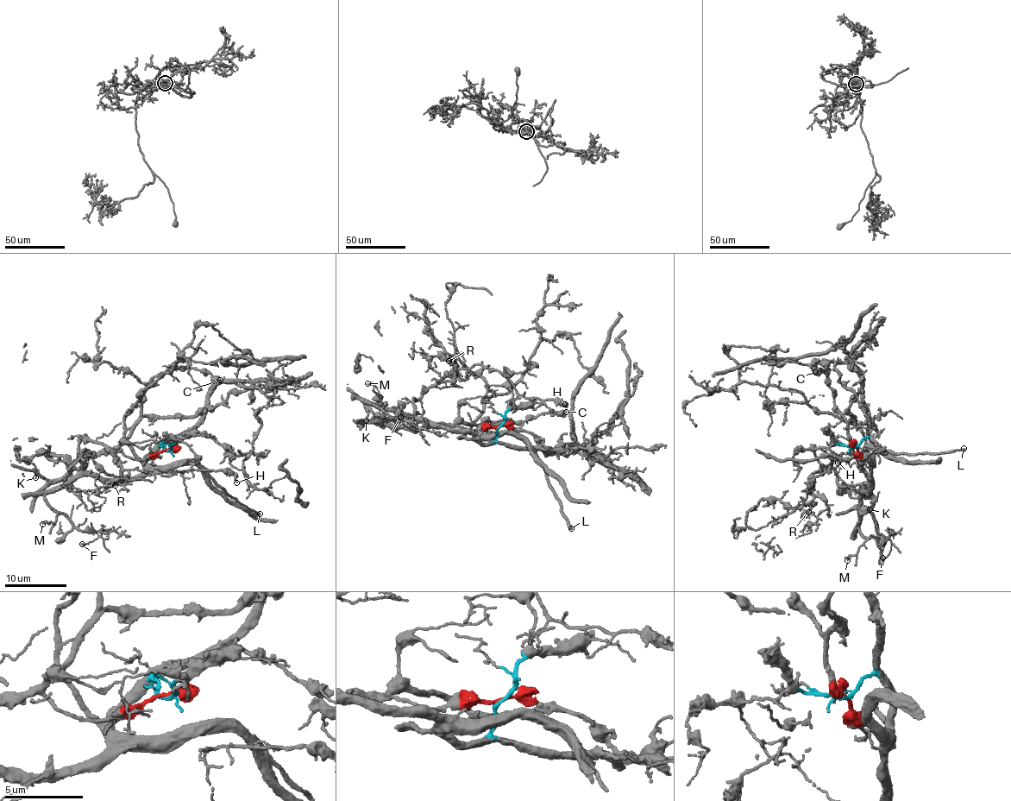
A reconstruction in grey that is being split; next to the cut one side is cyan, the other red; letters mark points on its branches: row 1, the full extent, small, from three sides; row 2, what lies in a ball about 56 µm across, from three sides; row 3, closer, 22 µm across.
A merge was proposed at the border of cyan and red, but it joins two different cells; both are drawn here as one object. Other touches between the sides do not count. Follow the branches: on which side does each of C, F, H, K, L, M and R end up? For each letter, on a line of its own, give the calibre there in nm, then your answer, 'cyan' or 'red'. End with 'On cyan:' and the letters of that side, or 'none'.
C: calibre 280 nm; red
F: calibre 110 nm; cyan
H: calibre 120 nm; cyan
K: calibre 160 nm; red
L: calibre 280 nm; cyan
M: calibre 90 nm; cyan
R: calibre 150 nm; cyan
On cyan: F, H, L, M, R

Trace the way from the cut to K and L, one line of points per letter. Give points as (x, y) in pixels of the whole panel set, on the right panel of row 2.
K: (855, 445), (864, 463), (859, 460), (870, 488), (872, 502), (871, 507), (857, 507), (869, 509)
L: (855, 447), (867, 438), (872, 445), (874, 459), (869, 461), (865, 451), (869, 448), (907, 455), (963, 449)

